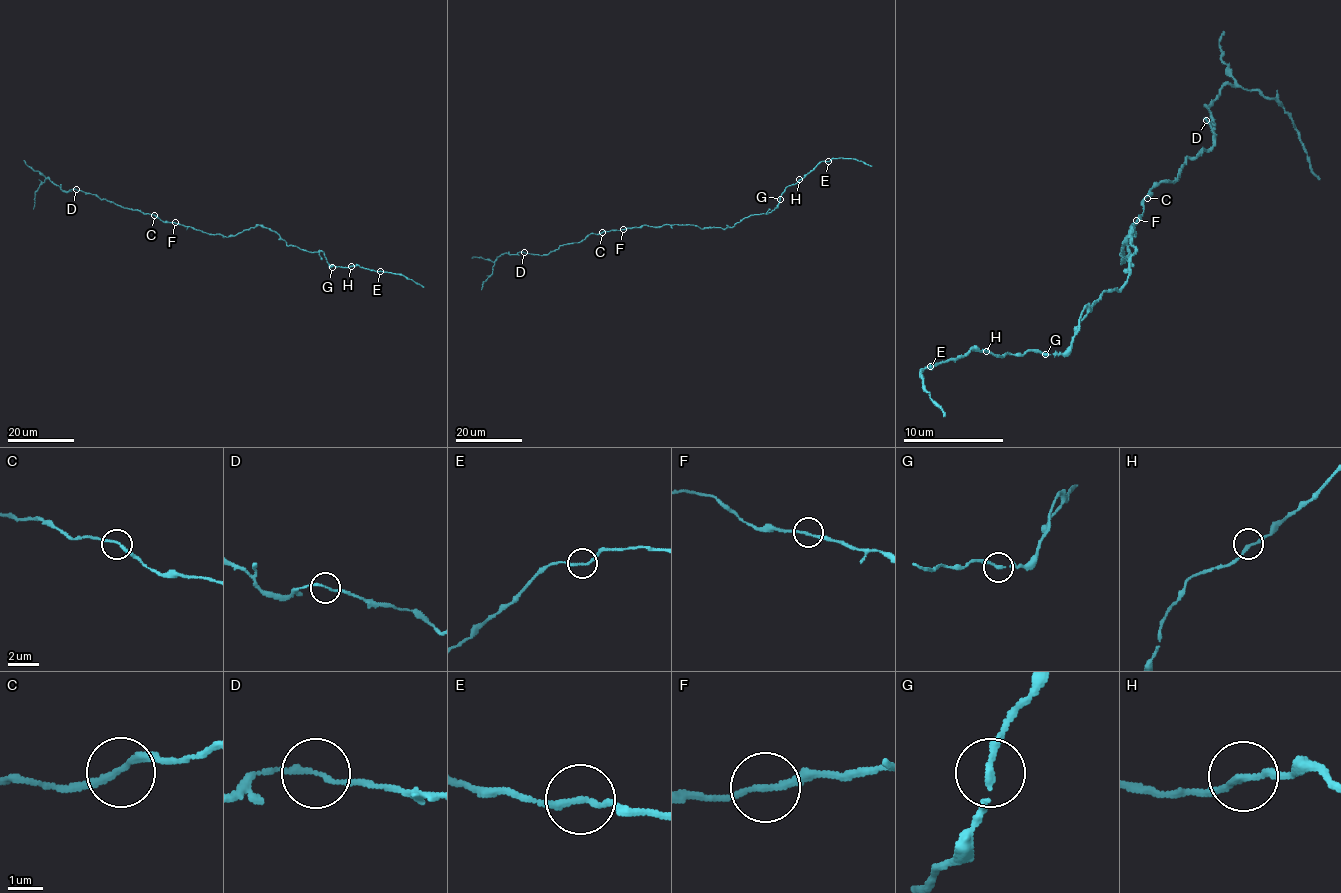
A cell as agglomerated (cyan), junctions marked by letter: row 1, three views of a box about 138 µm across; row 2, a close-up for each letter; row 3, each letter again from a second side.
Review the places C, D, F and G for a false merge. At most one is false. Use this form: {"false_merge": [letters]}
{"false_merge": []}

